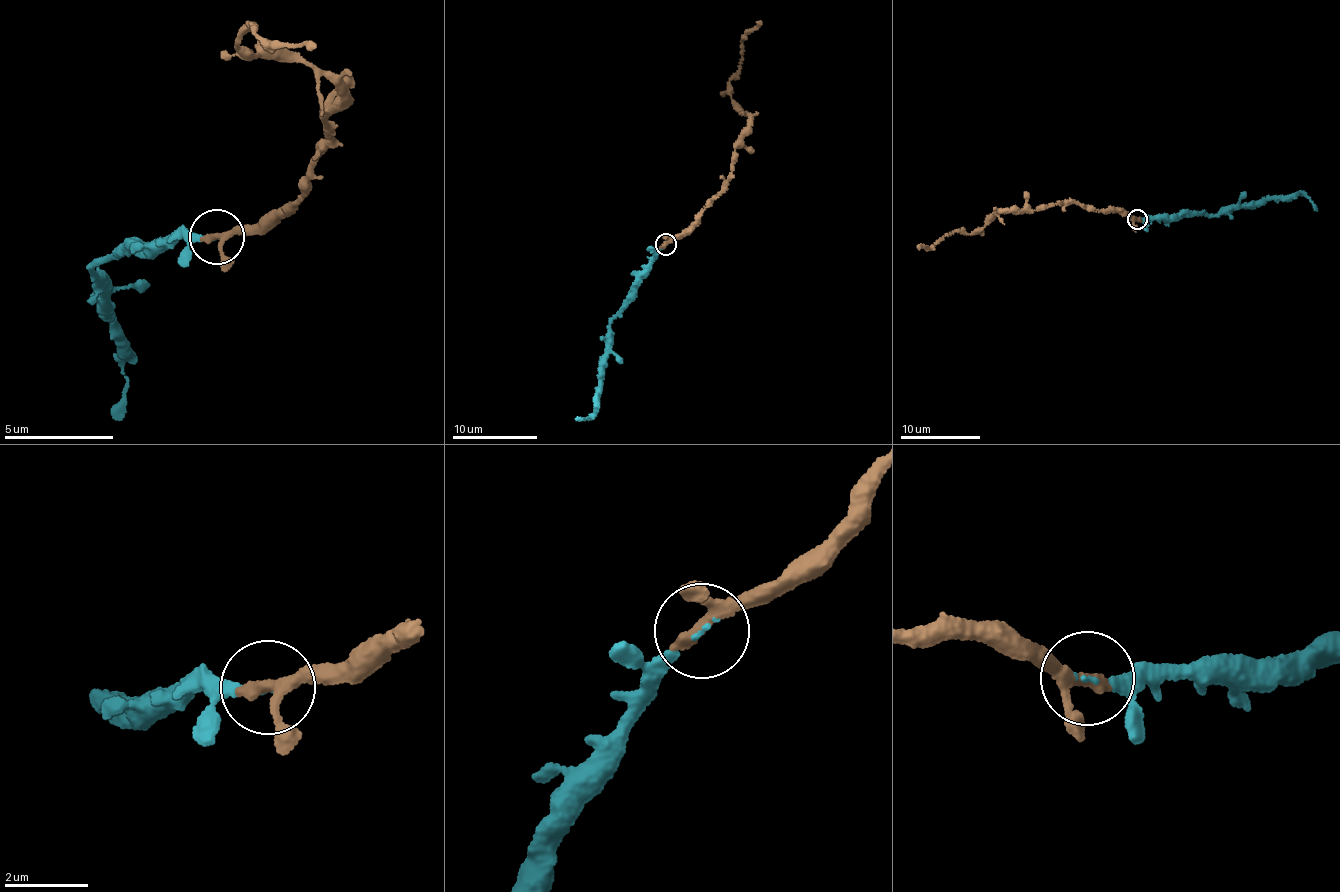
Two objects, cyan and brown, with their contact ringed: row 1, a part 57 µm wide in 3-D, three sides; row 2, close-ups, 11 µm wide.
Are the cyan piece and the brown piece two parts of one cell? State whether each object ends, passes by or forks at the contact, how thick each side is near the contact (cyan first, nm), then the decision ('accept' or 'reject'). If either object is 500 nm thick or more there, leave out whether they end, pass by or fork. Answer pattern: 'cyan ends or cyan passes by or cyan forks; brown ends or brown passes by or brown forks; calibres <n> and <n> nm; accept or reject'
cyan ends; brown passes by; calibres 80 and 280 nm; accept

